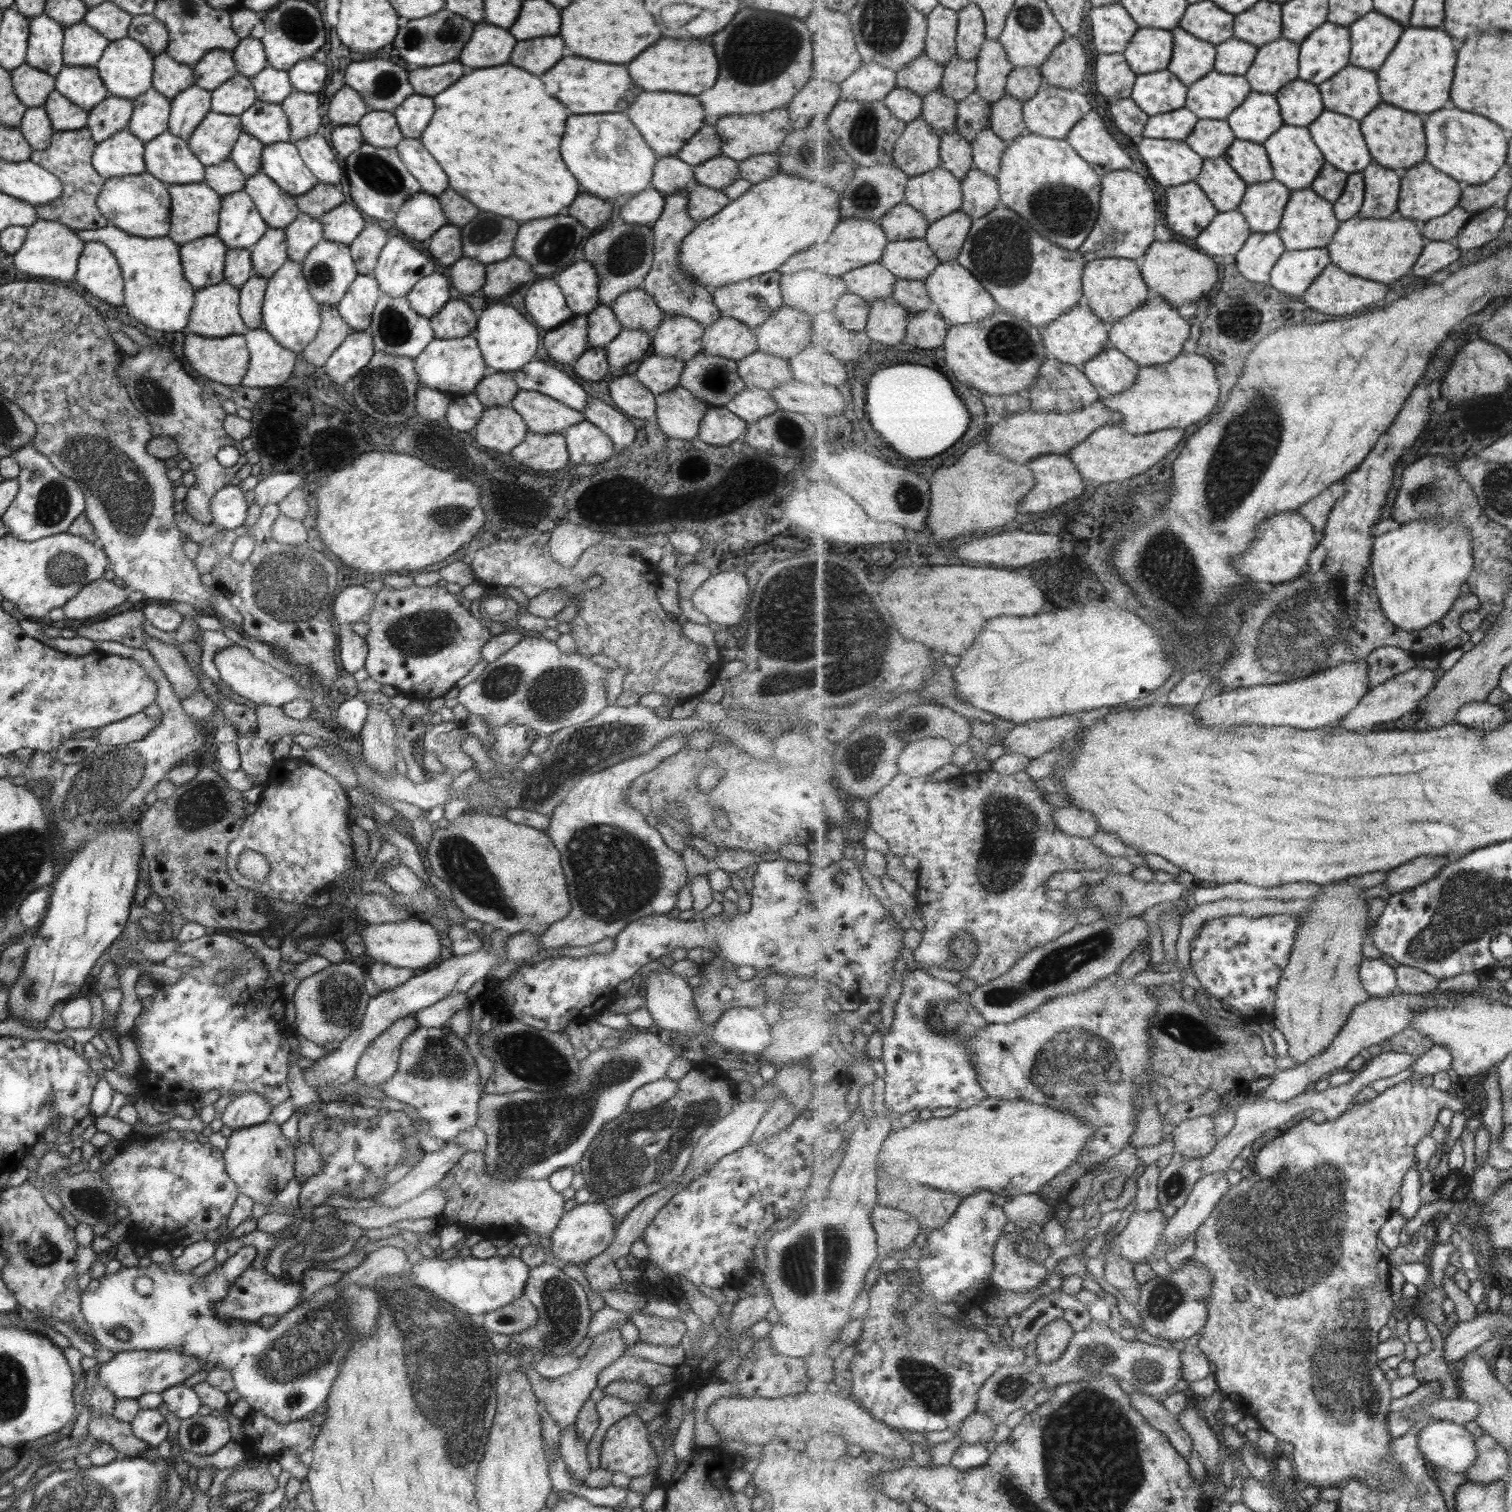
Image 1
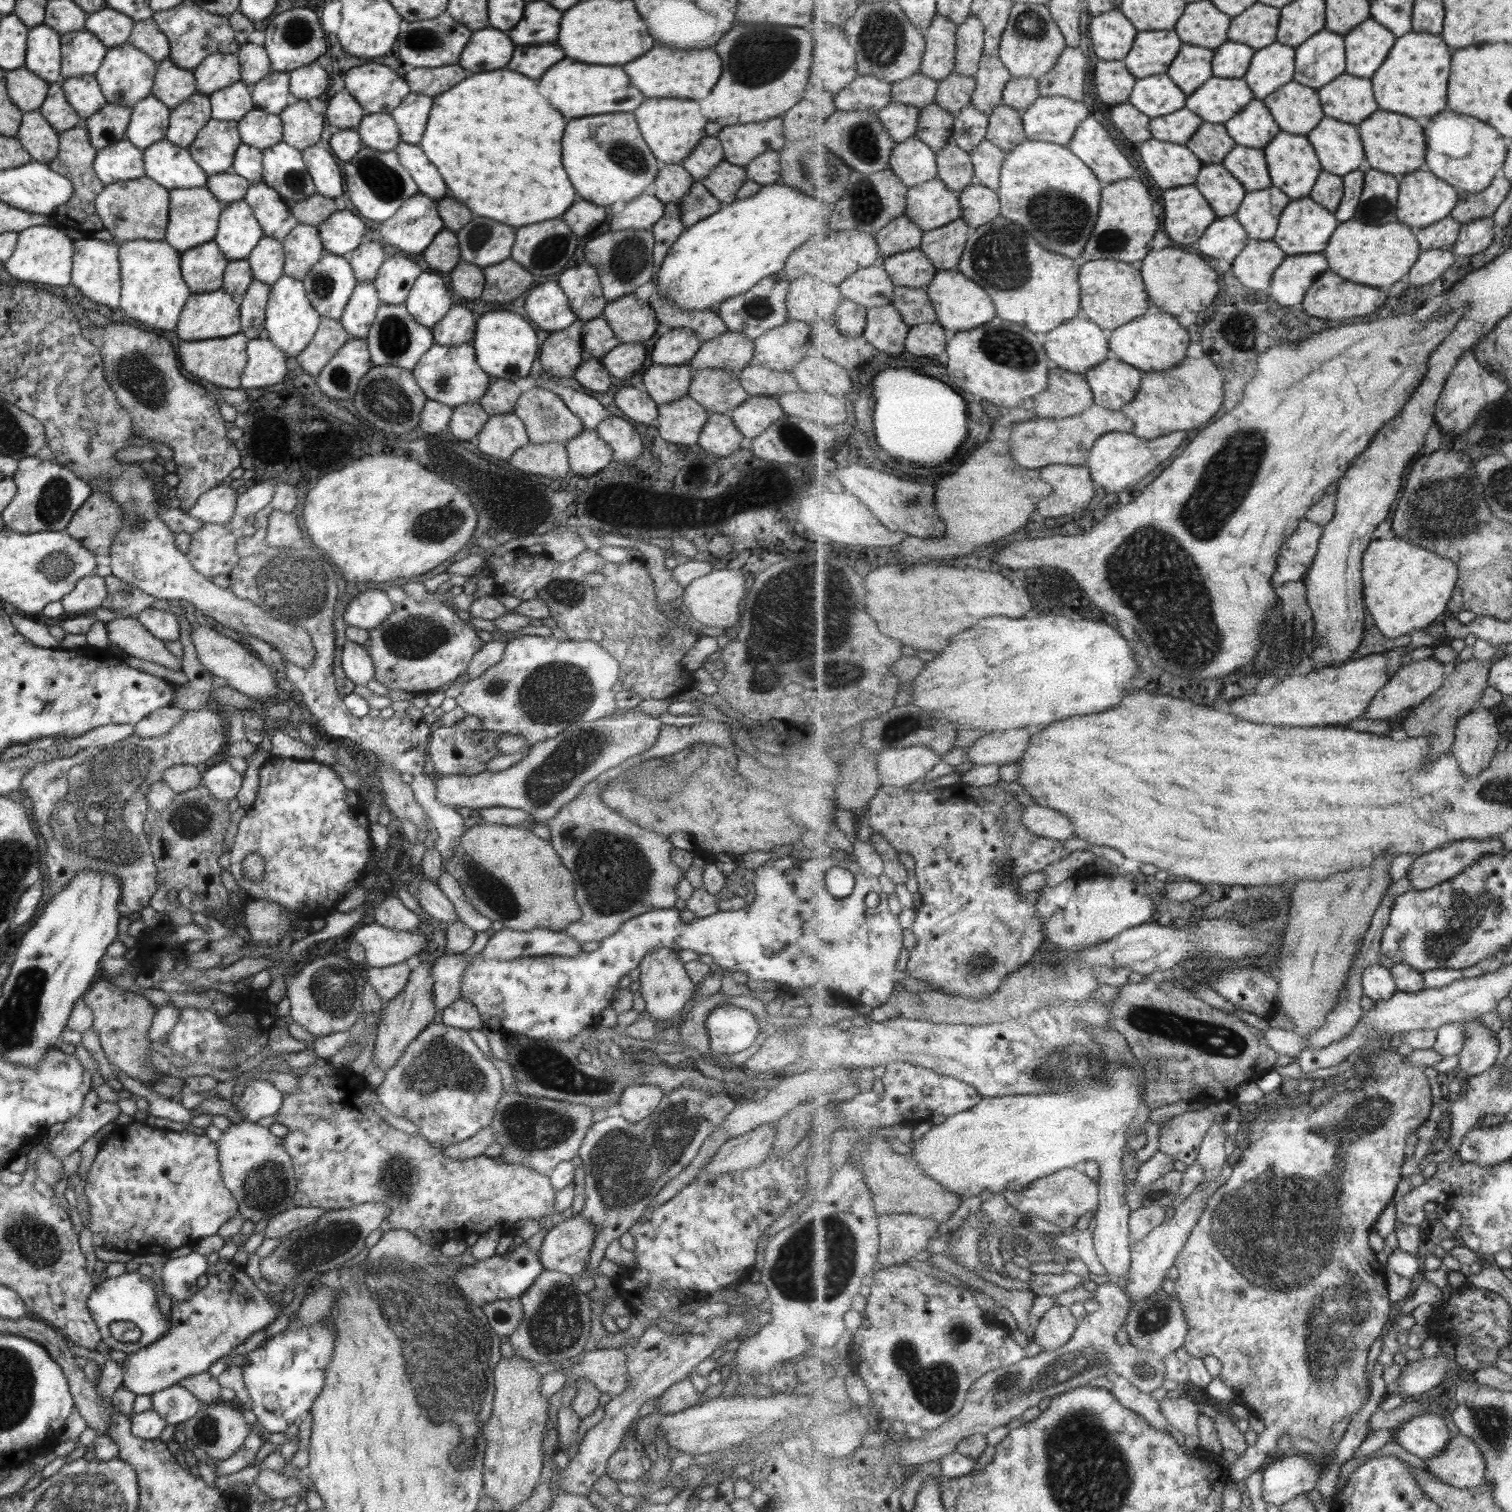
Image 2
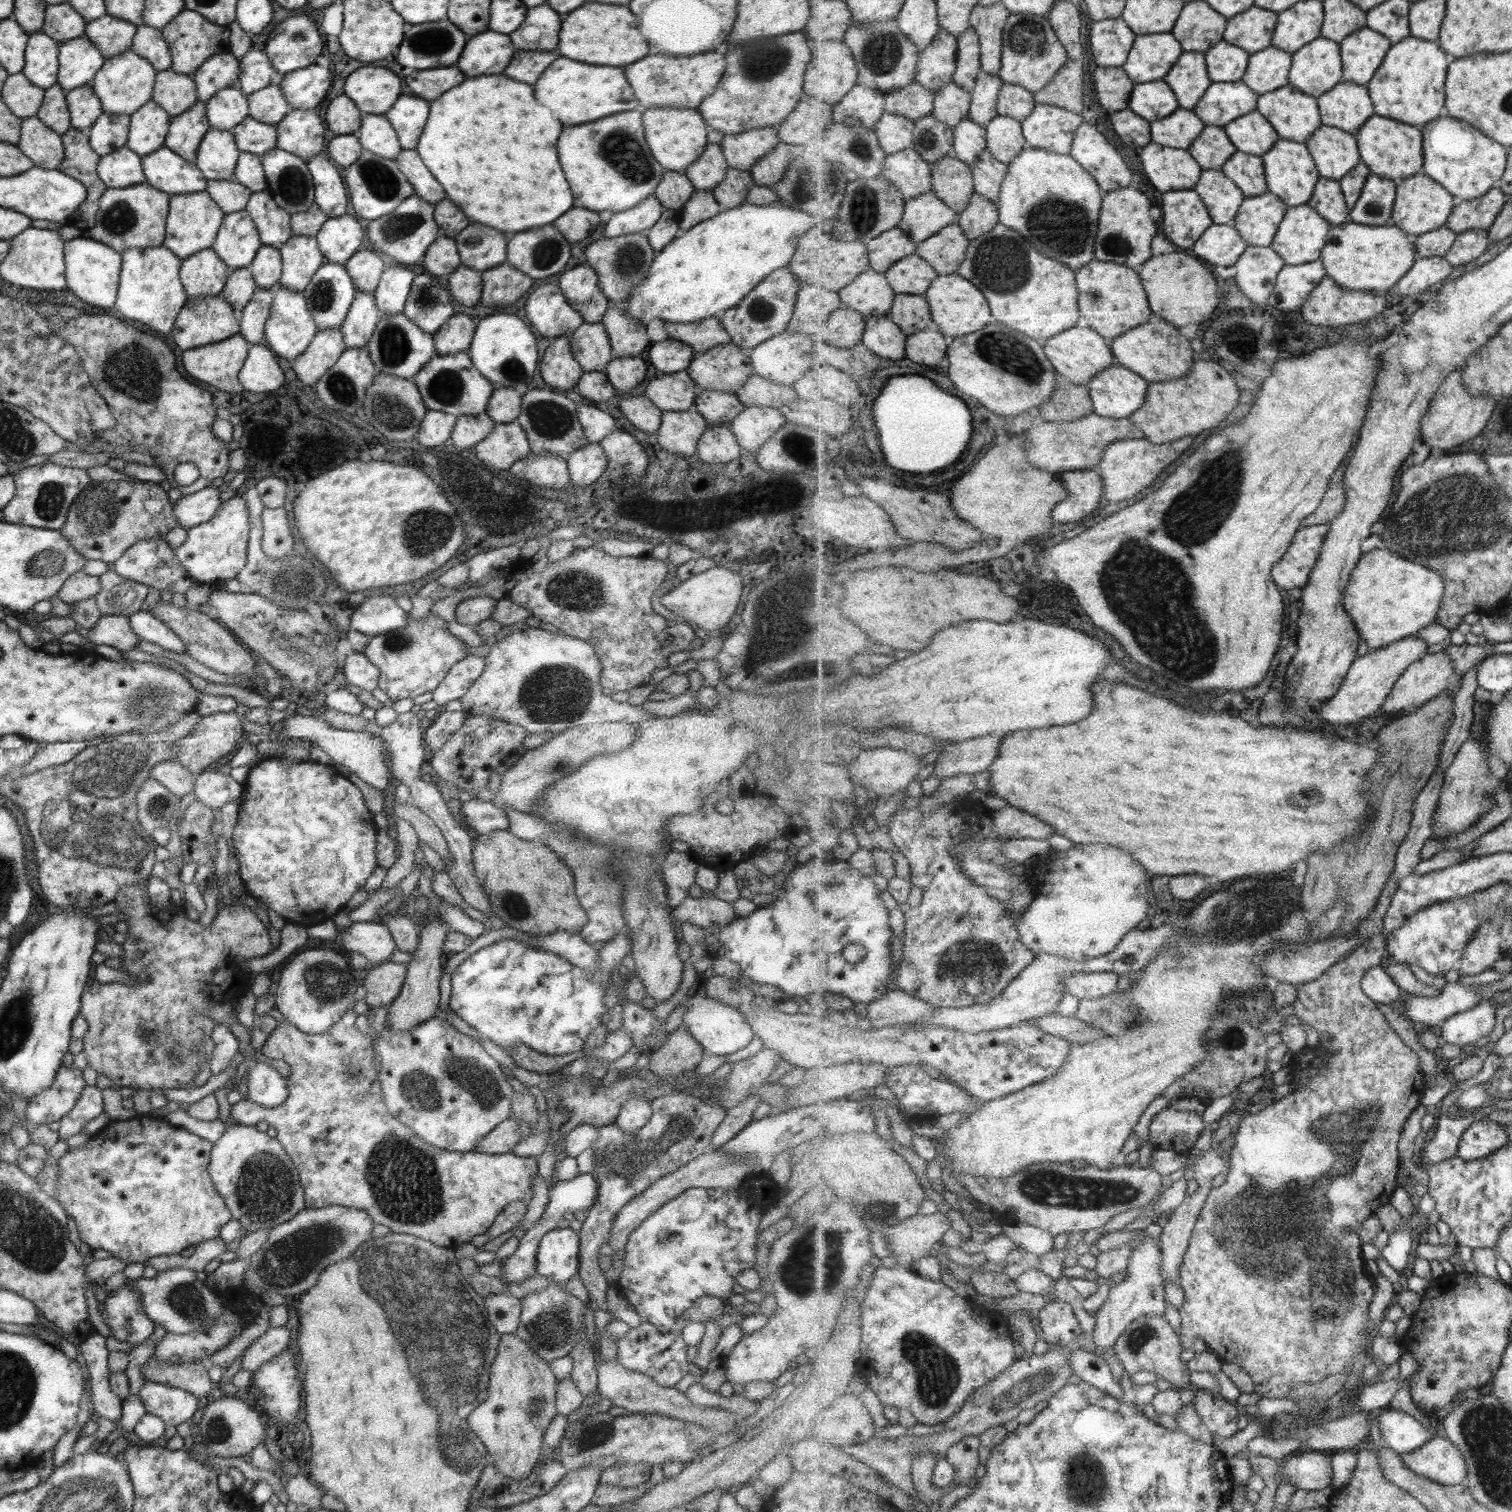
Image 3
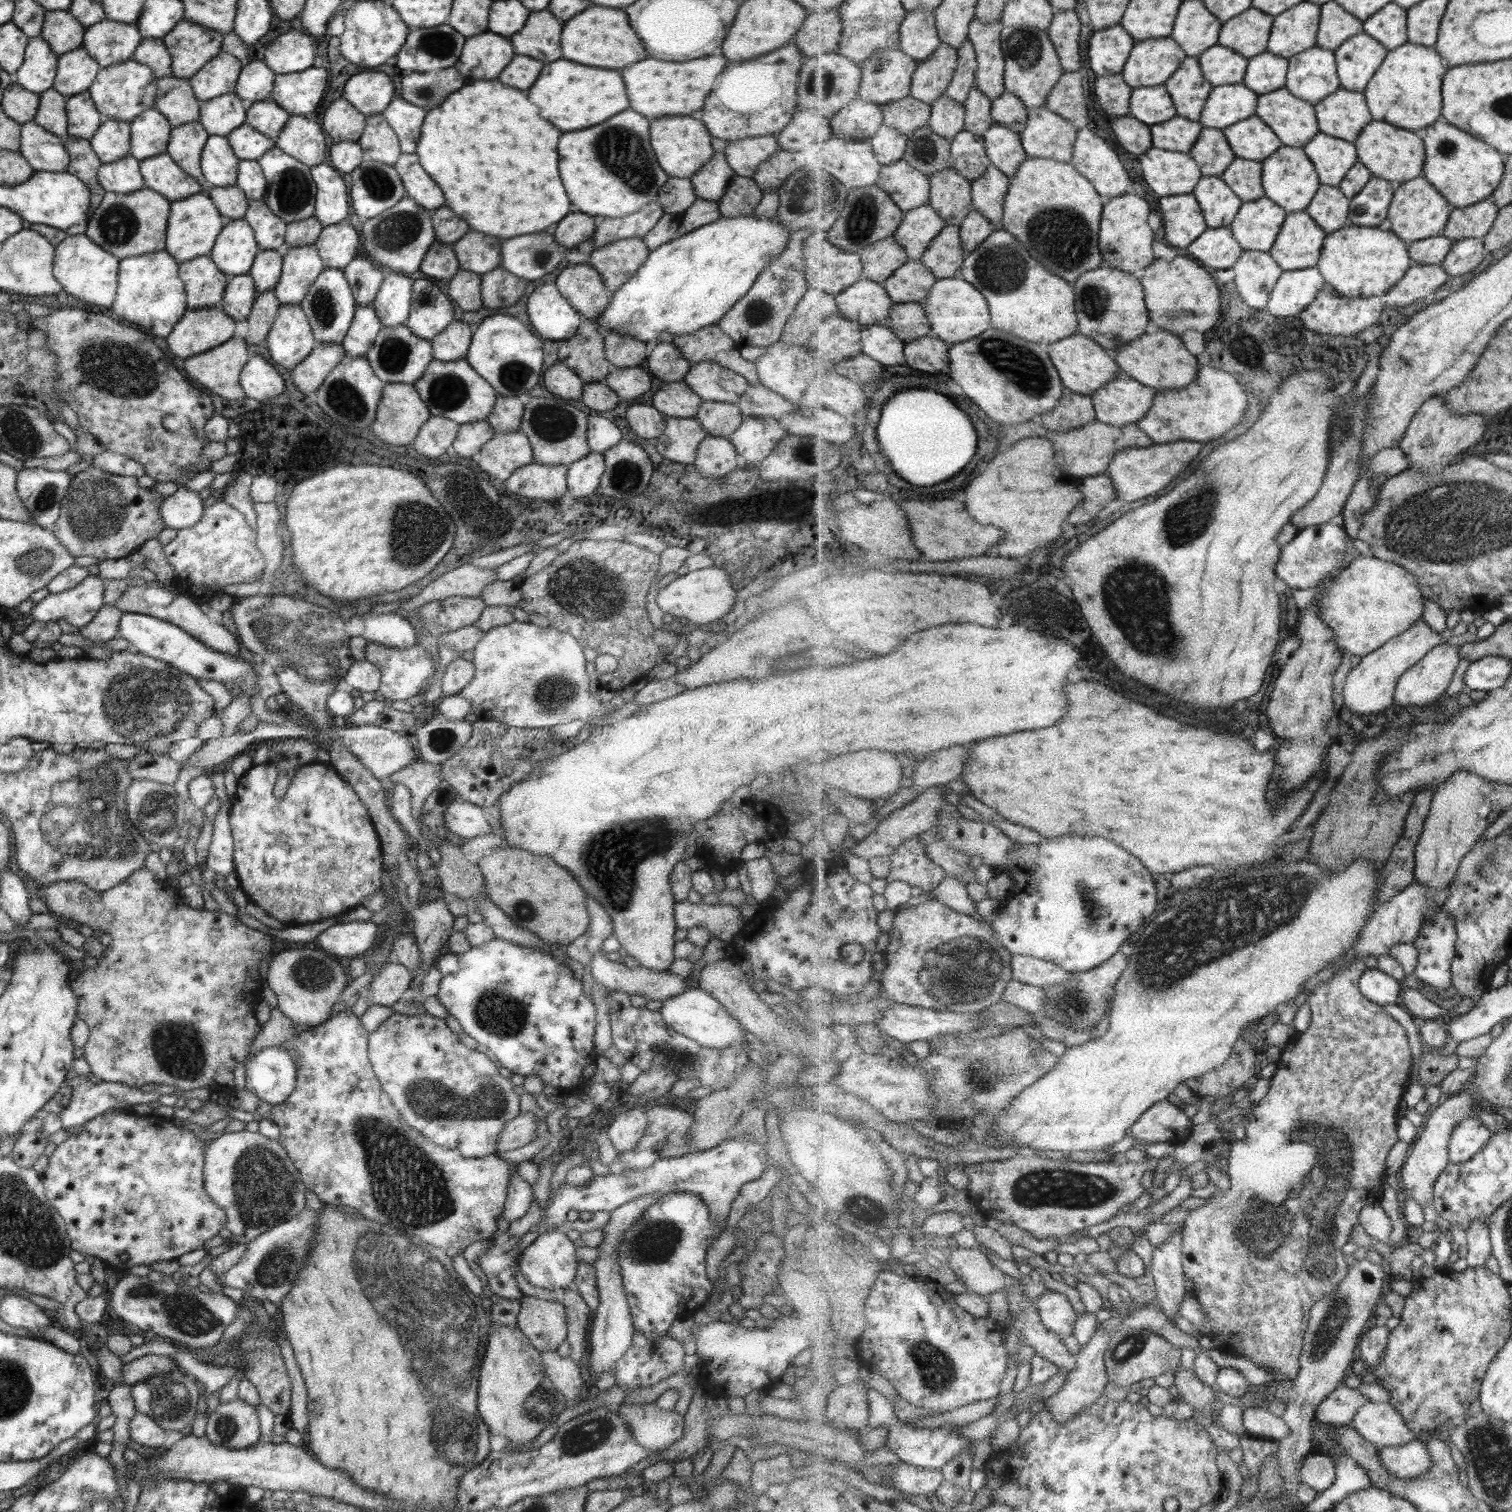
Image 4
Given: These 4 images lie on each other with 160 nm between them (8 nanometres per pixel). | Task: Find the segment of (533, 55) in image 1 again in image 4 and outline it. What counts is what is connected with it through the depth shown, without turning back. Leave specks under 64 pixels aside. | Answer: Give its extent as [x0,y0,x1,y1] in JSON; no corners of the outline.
[497,54,543,90]

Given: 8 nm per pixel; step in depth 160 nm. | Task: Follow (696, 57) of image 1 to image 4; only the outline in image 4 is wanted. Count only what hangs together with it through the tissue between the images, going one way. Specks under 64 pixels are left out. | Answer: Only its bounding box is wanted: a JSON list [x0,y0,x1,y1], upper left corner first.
[621,56,725,120]

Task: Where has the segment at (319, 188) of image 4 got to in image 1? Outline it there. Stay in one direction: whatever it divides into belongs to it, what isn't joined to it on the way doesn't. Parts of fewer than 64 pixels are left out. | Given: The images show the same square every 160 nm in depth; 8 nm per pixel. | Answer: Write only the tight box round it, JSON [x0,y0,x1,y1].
[293,135,341,186]

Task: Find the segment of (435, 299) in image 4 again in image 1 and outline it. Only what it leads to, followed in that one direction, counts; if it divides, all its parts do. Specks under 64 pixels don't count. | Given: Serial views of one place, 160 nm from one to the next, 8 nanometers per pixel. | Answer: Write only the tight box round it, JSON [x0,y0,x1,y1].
[405,272,450,319]

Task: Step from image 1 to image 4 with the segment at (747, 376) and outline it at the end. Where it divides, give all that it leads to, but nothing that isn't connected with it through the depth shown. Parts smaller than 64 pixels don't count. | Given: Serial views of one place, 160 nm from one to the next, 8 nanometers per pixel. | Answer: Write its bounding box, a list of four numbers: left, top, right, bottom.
[735,384,795,421]

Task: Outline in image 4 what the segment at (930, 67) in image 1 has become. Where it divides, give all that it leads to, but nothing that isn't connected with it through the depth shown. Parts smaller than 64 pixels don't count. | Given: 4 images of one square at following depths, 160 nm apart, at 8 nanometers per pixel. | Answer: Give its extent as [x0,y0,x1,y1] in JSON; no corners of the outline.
[881,97,932,136]

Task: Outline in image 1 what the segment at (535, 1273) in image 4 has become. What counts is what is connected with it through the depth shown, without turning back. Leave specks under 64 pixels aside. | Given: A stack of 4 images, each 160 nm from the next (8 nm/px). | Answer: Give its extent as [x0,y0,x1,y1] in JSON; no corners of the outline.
[550,1200,617,1266]

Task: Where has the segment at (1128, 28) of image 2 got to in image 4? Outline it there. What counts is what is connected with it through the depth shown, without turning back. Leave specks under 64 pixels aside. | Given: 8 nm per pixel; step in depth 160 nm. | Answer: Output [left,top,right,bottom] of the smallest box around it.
[1088,25,1137,74]

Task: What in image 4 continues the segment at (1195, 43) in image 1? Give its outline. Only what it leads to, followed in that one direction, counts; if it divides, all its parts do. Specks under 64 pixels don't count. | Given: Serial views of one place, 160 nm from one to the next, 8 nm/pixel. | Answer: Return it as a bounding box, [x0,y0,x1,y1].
[1164,57,1215,121]

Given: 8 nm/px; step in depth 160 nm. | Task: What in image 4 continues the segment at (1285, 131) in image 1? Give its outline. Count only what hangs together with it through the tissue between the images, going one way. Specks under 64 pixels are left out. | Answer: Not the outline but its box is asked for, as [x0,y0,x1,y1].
[1262,145,1322,213]

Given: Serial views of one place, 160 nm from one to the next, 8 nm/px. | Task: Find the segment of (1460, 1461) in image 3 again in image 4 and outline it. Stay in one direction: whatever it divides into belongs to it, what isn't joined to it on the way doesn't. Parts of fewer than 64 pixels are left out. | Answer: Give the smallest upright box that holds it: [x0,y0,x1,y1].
[1379,1438,1432,1479]

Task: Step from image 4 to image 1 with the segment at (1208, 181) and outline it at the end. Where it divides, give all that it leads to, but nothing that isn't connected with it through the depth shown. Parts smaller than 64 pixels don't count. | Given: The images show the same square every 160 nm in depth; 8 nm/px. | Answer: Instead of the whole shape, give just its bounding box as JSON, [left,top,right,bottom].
[1195,156,1248,212]

